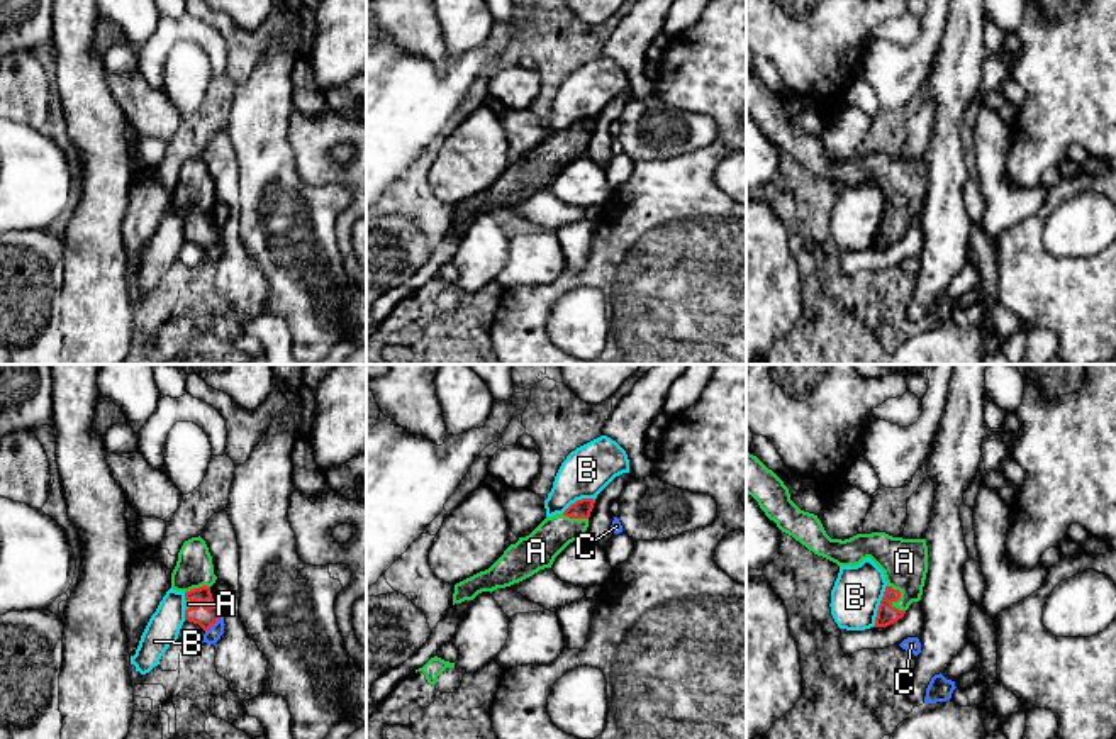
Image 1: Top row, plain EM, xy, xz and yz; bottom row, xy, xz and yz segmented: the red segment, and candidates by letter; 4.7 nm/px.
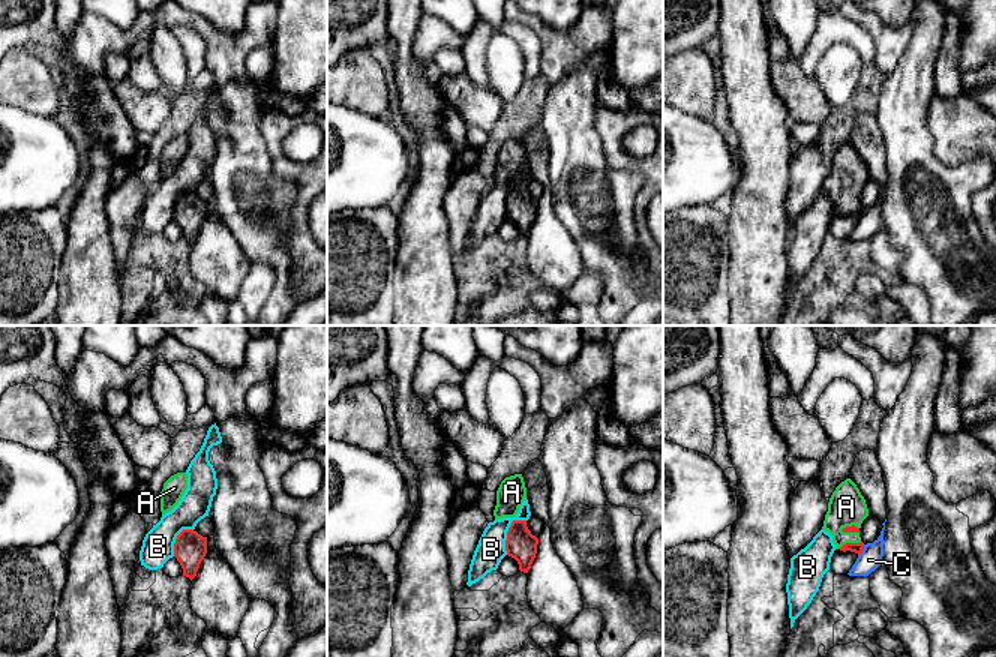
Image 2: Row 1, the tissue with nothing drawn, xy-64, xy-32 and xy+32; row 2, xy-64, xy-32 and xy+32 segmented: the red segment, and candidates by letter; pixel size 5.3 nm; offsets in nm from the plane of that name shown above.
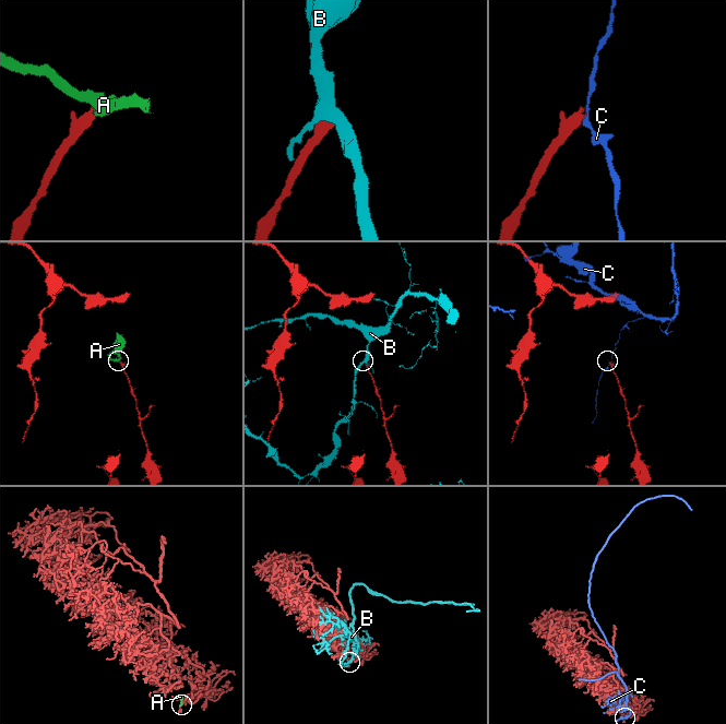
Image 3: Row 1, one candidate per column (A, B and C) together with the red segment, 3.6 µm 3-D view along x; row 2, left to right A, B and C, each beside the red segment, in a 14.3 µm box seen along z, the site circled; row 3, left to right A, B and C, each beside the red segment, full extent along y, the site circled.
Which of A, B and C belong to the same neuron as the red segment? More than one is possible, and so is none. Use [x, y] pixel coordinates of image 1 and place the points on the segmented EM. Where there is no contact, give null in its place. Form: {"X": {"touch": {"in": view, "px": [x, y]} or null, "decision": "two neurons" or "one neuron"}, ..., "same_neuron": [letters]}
{"A": {"touch": {"in": "yz", "px": [898, 599]}, "decision": "one neuron"}, "B": {"touch": {"in": "yz", "px": [879, 605]}, "decision": "two neurons"}, "C": {"touch": {"in": "xy", "px": [214, 622]}, "decision": "two neurons"}, "same_neuron": ["A"]}

